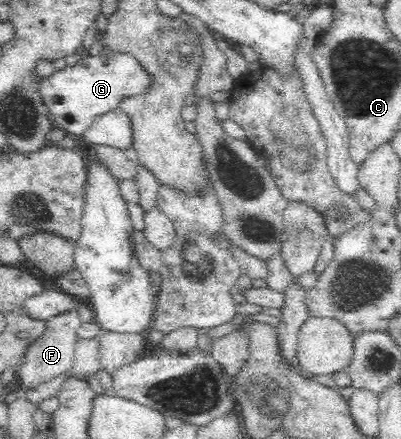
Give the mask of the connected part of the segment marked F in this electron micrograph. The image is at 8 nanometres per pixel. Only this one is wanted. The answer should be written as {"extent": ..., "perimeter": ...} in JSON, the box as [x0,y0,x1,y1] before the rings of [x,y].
{"extent":[16,308,81,388],"perimeter":[[[78,308],[65,310],[57,316],[51,316],[45,321],[45,332],[25,348],[23,352],[23,360],[16,374],[17,383],[25,386],[25,388],[37,388],[45,382],[57,376],[63,376],[67,370],[71,369],[73,364],[73,356],[75,346],[77,345],[77,332],[81,326],[81,318],[79,318]]]}

